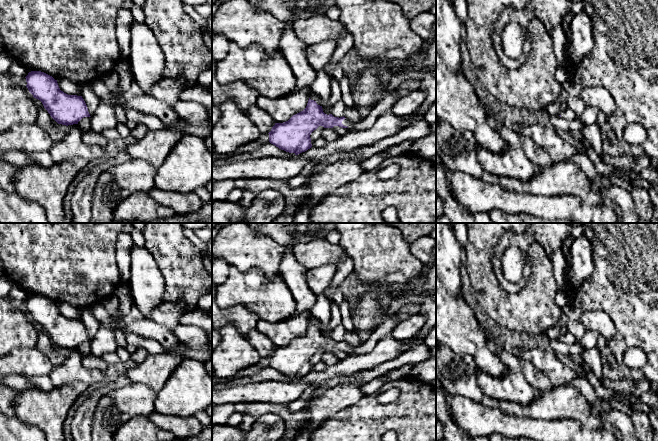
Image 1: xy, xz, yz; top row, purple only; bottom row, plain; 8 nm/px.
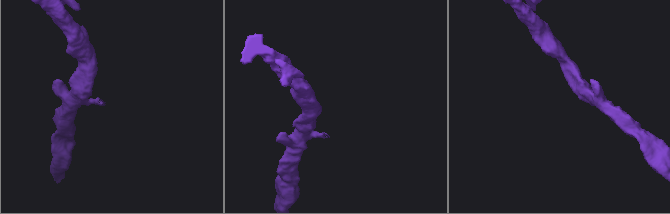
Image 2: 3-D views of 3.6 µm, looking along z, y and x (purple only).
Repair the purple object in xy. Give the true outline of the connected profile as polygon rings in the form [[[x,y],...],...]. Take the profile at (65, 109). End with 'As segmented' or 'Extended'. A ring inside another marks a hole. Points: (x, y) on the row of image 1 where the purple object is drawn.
[[[31,71],[25,78],[29,92],[42,102],[58,124],[78,124],[82,118],[91,117],[82,96],[64,93],[52,76],[41,71]]]. As segmented

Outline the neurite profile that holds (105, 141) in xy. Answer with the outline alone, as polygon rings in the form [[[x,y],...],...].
[[[92,129],[82,133],[82,140],[88,145],[97,145],[101,148],[108,145],[109,142],[102,132],[96,132]]]

